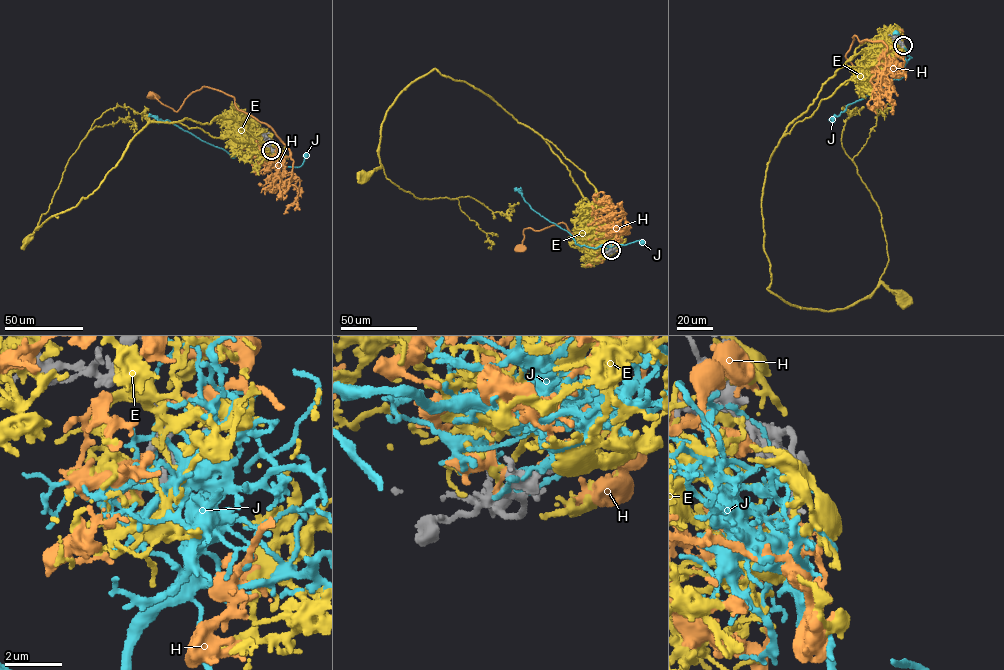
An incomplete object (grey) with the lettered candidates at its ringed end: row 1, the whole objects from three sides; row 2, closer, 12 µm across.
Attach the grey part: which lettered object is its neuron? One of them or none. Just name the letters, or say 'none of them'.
none of them

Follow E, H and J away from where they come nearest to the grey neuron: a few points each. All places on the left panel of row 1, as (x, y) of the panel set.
E: (271, 150), (247, 143), (248, 121), (230, 117), (149, 122), (97, 188), (26, 239)
H: (271, 150), (289, 156), (270, 127), (240, 111), (232, 96), (204, 86), (175, 111), (152, 94)
J: (271, 151), (274, 154), (268, 163), (241, 154), (233, 158), (224, 149), (202, 141), (167, 120), (148, 116)

